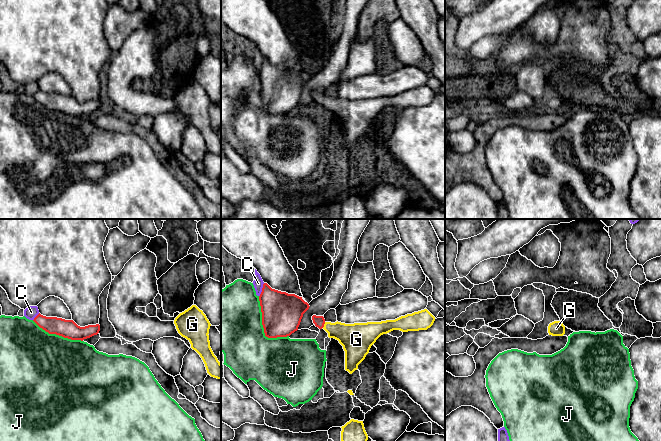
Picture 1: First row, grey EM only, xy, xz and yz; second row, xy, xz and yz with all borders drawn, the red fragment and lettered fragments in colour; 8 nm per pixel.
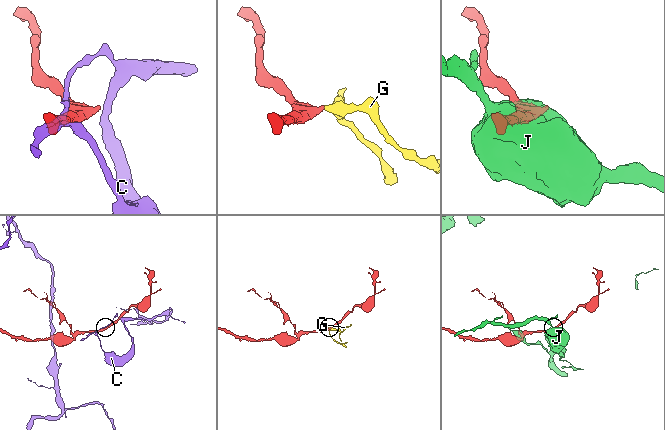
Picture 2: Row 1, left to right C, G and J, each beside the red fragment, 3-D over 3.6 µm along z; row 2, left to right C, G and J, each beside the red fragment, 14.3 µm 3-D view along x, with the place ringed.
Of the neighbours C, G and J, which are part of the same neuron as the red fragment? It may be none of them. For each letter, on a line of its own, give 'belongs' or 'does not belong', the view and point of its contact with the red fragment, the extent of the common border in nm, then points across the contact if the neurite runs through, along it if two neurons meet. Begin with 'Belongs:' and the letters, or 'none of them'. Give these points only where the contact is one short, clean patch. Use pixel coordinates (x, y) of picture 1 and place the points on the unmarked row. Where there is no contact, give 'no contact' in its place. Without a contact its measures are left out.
Belongs: G
C: does not belong; contact xz (262, 66); length 120 nm
G: belongs; contact xz (323, 101); length 50 nm; way xz (319, 97), (323, 101), (351, 112)
J: does not belong; contact xz (263, 103); length 400 nm

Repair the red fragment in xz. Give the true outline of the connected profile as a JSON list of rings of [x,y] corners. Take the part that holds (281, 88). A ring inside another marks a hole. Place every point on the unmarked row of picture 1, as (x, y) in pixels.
[[[263,60],[259,72],[262,101],[268,114],[287,113],[298,106],[309,80],[302,73],[272,65]]]

